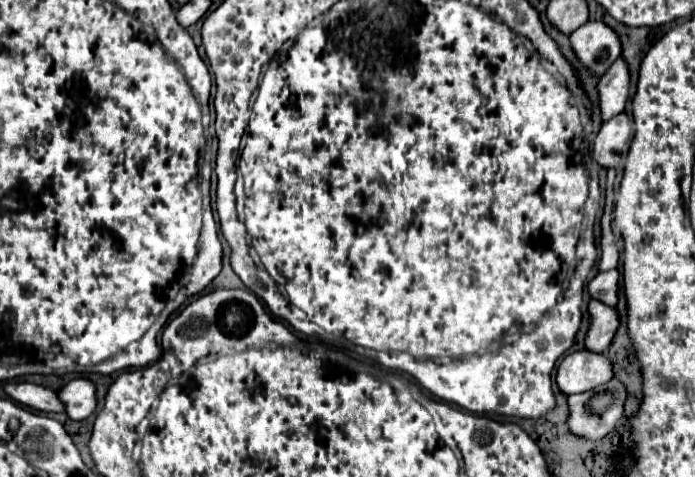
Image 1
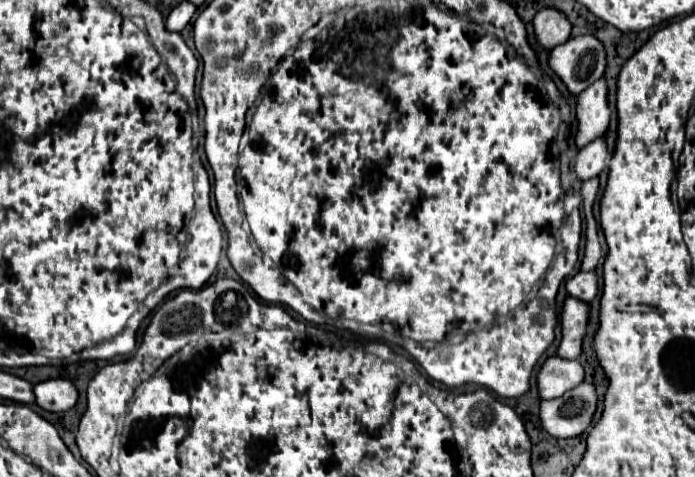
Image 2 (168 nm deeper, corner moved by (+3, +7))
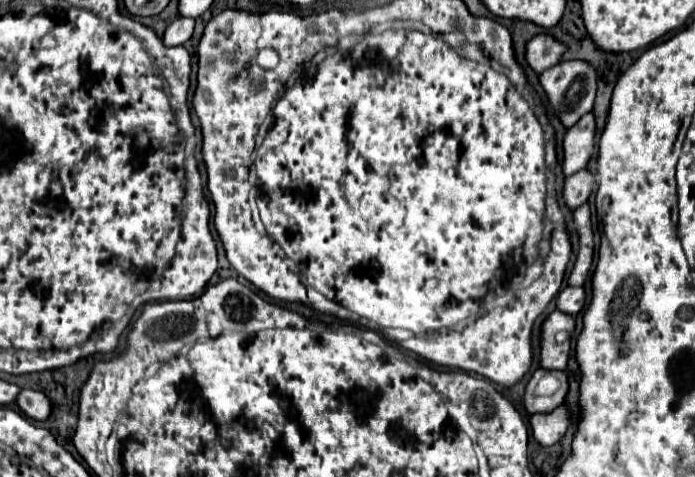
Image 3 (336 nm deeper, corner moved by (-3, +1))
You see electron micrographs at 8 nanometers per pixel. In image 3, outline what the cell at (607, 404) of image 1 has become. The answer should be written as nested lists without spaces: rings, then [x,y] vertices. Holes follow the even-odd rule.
[[[559,406],[557,410],[549,412],[549,414],[533,414],[529,418],[529,424],[533,428],[533,438],[541,444],[541,446],[551,446],[555,444],[569,428],[571,420],[569,420],[569,410],[567,406]]]

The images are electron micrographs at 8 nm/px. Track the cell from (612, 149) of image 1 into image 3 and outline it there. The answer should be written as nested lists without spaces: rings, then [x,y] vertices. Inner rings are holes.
[[[579,170],[573,176],[569,176],[565,180],[565,186],[563,186],[565,206],[575,210],[581,204],[585,204],[589,194],[591,194],[591,186],[593,186],[593,176],[589,170]]]

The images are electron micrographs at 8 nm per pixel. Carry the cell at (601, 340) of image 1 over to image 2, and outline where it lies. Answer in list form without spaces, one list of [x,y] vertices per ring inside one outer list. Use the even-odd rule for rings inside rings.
[[[567,298],[563,304],[563,316],[561,316],[561,328],[563,328],[563,340],[559,346],[557,356],[561,358],[579,358],[583,340],[587,336],[589,326],[589,314],[591,306],[581,302],[579,298]]]

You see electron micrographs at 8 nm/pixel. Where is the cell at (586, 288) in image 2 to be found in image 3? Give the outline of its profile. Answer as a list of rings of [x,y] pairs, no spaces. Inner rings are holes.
[[[567,286],[559,292],[557,296],[557,310],[565,312],[565,314],[579,314],[585,306],[585,290],[583,288],[573,288],[573,286]]]

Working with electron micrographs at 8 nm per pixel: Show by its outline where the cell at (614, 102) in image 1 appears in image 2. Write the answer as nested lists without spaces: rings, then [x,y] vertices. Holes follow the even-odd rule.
[[[599,78],[597,82],[593,82],[593,86],[587,86],[579,94],[577,120],[579,120],[579,134],[577,134],[579,148],[605,134],[609,120],[611,120],[605,78]]]

